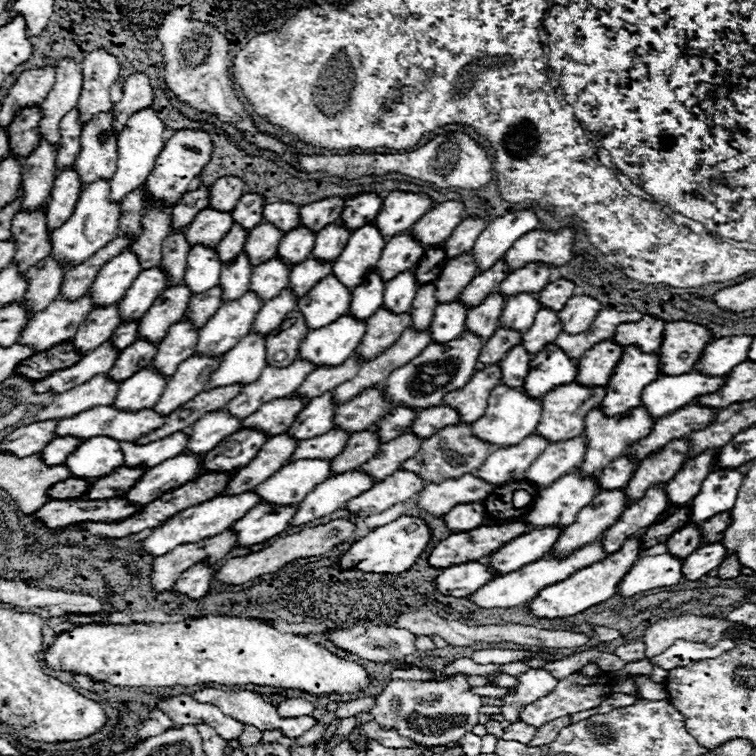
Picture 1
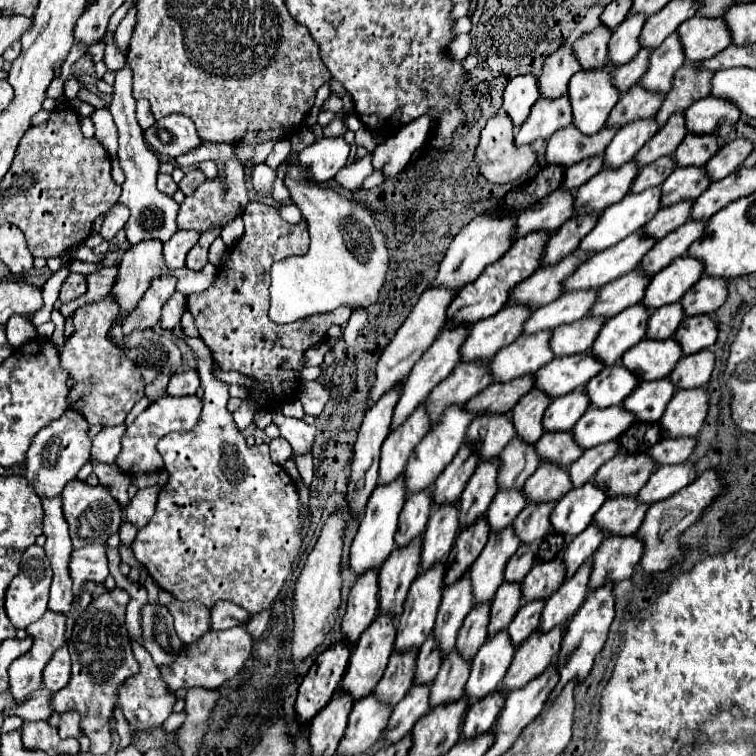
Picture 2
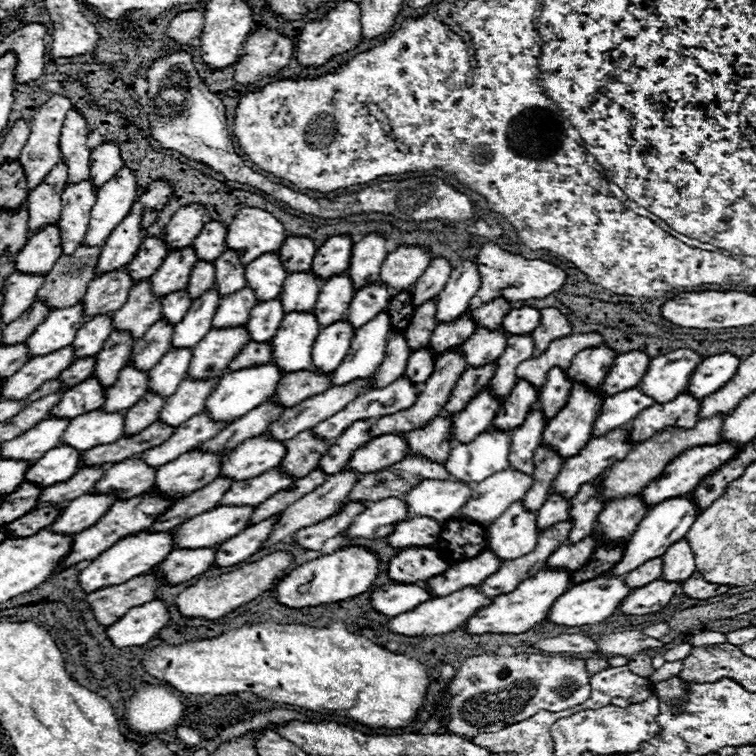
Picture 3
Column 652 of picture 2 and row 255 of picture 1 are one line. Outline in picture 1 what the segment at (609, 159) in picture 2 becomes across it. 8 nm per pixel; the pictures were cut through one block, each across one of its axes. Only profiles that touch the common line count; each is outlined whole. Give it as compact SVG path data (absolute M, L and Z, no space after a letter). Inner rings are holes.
M126 250L100 268L98 276L94 278L88 290L88 296L92 298L94 306L100 308L116 304L120 302L120 298L126 294L126 290L140 272L142 268L136 254Z

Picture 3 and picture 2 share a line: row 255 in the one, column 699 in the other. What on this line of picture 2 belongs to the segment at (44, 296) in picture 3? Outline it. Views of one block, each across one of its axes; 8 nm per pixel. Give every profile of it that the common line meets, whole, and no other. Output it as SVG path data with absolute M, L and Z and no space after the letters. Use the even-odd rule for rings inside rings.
M684 64L674 76L672 92L664 98L656 122L664 126L674 112L684 112L696 100L706 98L710 94L710 78L712 72L698 70L698 64Z

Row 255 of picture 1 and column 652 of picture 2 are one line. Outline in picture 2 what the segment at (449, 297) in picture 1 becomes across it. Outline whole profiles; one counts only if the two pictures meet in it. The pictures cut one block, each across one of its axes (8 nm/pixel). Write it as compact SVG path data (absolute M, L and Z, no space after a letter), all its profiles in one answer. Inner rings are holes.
M618 452L594 476L594 484L606 490L606 496L636 496L654 472L648 454Z

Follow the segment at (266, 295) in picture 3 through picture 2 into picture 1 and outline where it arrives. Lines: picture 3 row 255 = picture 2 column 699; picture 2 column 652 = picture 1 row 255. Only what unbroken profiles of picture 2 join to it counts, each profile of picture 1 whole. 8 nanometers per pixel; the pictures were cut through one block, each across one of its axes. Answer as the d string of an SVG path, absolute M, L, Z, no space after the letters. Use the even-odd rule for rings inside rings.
M302 226L298 230L290 230L290 234L284 234L284 238L278 246L276 258L280 258L288 266L296 266L310 256L310 252L314 248L314 240L316 240L316 236L310 234L310 230L302 228Z

